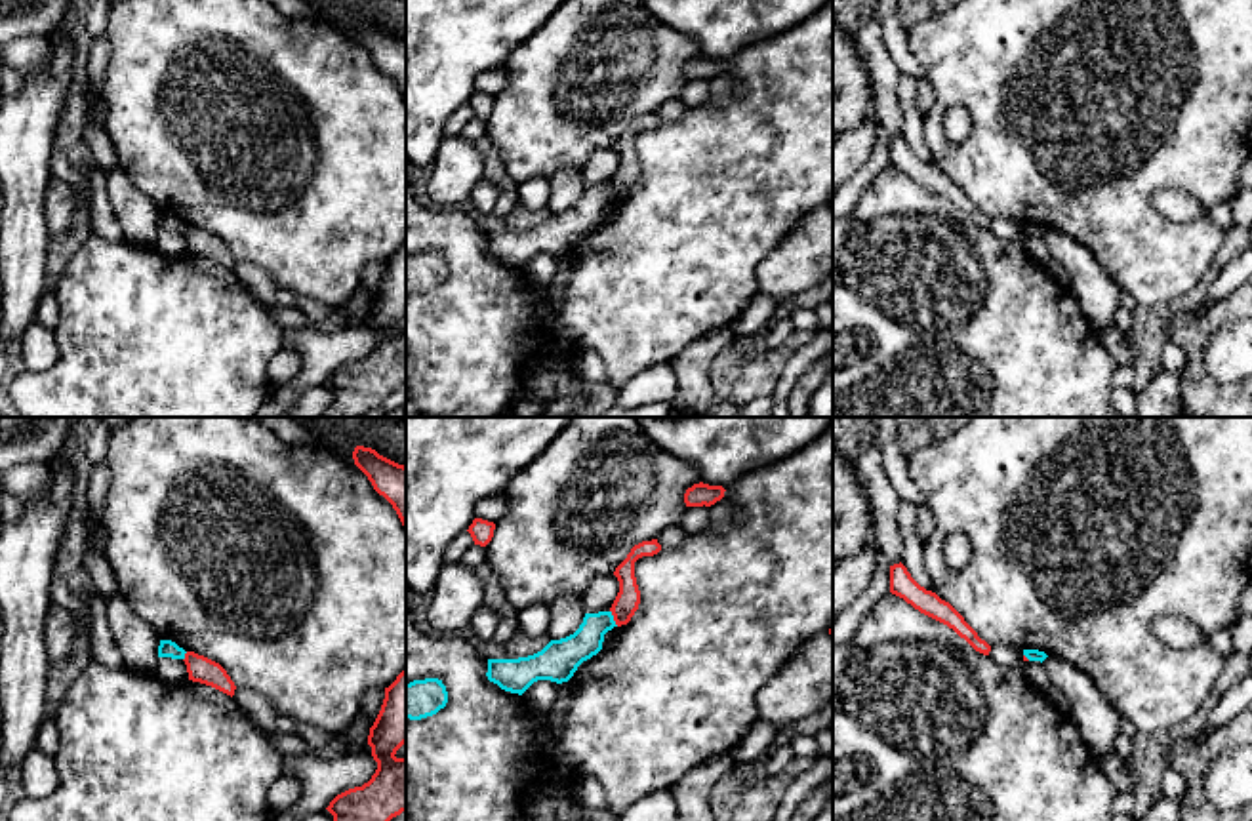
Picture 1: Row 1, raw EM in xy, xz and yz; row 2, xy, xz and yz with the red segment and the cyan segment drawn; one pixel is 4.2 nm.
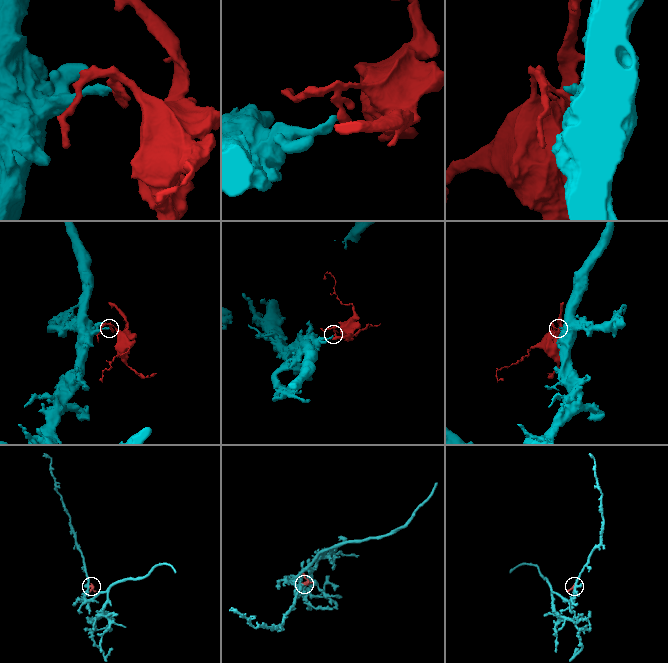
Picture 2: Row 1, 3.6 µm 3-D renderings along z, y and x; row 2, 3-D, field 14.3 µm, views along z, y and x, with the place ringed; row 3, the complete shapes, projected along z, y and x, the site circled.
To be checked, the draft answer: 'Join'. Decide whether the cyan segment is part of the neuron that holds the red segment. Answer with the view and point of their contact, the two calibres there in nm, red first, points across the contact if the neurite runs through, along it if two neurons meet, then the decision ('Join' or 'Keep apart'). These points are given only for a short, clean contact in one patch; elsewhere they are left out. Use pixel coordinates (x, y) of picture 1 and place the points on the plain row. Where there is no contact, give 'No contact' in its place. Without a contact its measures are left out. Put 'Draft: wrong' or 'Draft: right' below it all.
Touches red at xz (614, 191). Thickness 100 nm (red) against 140 nm. Boundary: xz (610, 183), (618, 199). Keep apart
Draft: wrong

